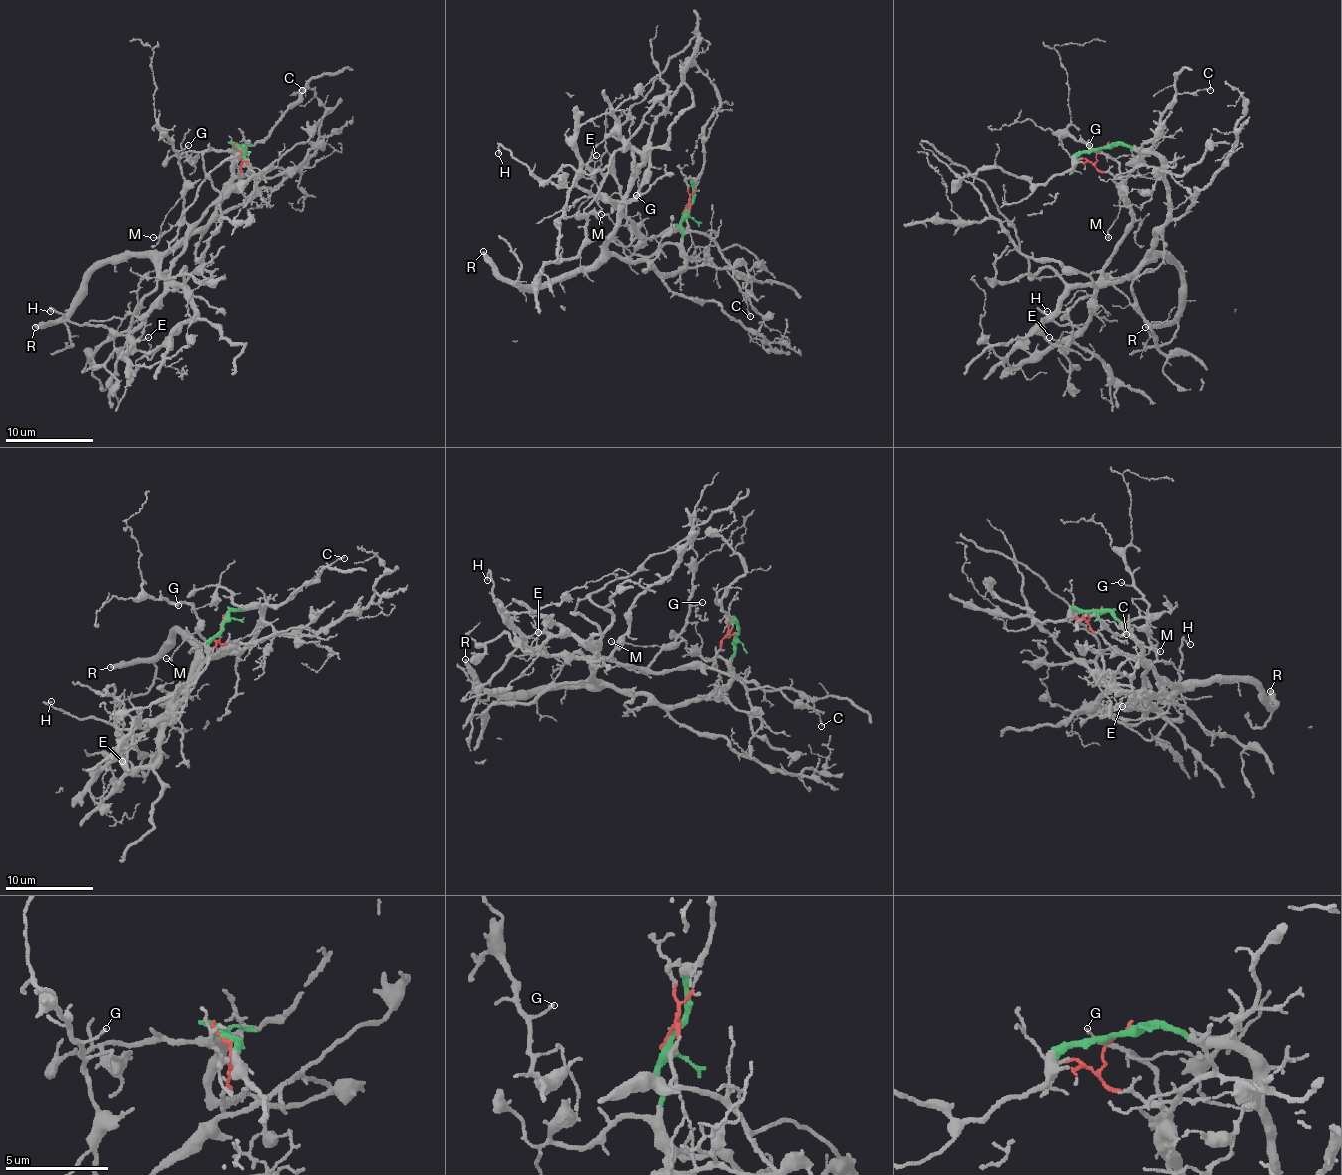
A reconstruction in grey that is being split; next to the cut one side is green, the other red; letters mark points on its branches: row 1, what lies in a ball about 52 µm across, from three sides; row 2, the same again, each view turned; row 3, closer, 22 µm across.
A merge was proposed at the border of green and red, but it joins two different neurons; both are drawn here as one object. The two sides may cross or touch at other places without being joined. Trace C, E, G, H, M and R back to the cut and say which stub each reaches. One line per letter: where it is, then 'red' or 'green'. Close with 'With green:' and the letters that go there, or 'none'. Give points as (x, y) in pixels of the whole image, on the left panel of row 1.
C: (302, 90) | green
E: (148, 337) | red
G: (188, 145) | red
H: (50, 311) | red
M: (153, 237) | red
R: (35, 327) | green
With green: C, R

